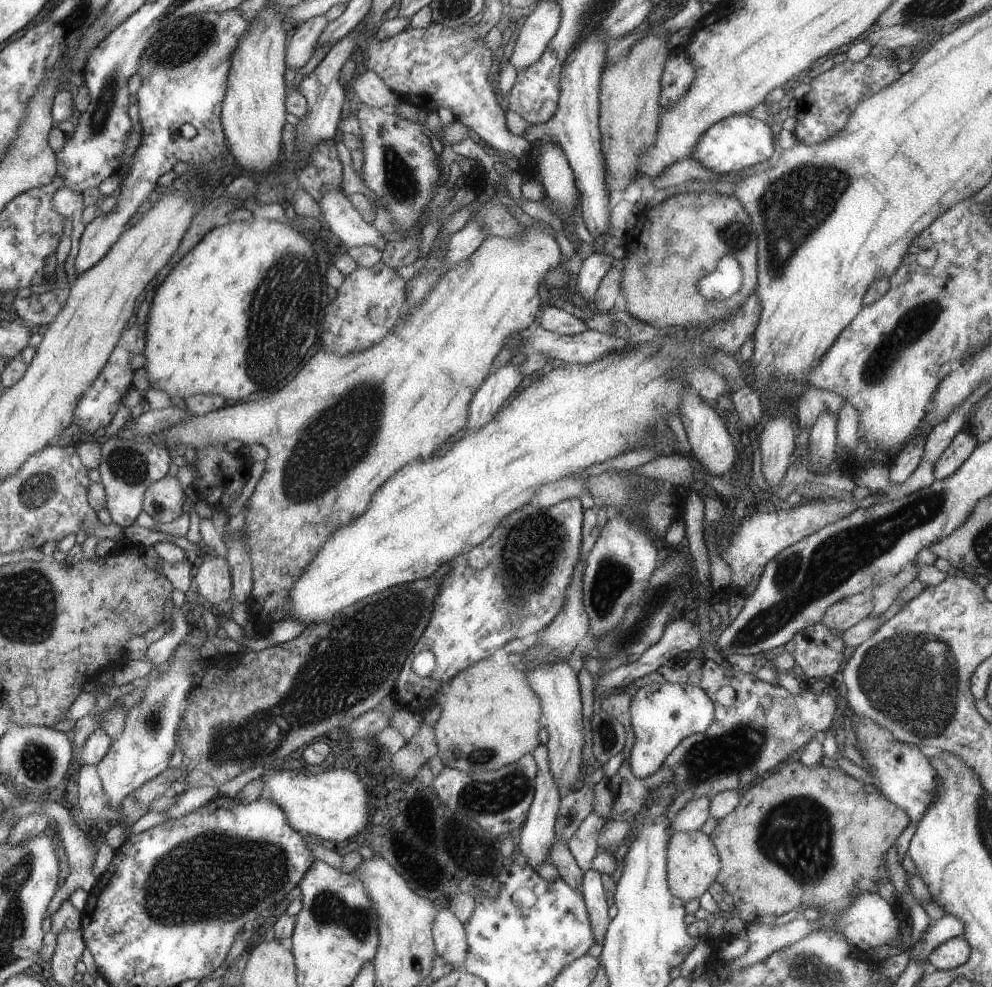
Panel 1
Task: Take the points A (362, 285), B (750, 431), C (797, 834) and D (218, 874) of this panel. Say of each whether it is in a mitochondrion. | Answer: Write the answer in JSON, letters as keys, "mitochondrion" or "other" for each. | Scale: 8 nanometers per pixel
{"A":"other","B":"other","C":"mitochondrion","D":"mitochondrion"}

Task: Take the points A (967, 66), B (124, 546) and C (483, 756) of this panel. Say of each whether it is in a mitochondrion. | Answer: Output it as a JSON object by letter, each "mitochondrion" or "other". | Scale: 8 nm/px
{"A":"other","B":"other","C":"mitochondrion"}

